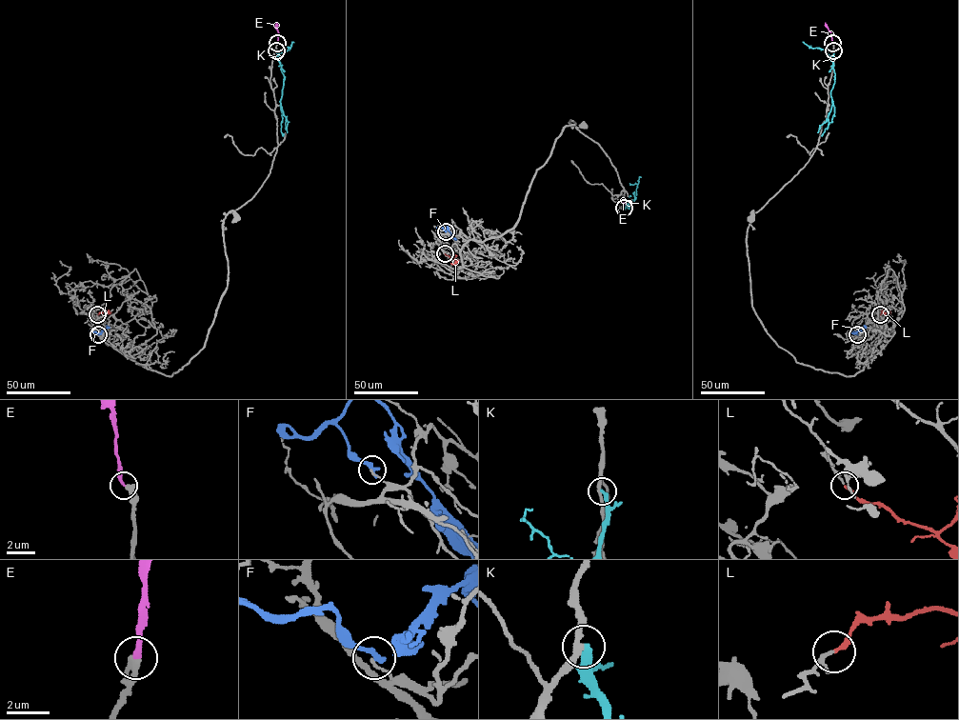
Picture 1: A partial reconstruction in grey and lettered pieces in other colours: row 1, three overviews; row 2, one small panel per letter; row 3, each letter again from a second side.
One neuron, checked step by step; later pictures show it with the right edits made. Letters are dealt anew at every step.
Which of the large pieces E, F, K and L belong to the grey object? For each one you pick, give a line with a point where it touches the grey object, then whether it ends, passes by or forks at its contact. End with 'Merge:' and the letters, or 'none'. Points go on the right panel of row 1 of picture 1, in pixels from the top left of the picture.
E: (832, 43) | it ends
L: (880, 314) | it ends
Merge: E, L

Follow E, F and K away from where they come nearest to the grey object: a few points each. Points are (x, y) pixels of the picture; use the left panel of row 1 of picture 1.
E: (277, 43), (276, 23)
F: (98, 334), (95, 331), (100, 333), (109, 327)
K: (276, 50), (284, 77), (280, 107), (283, 136)

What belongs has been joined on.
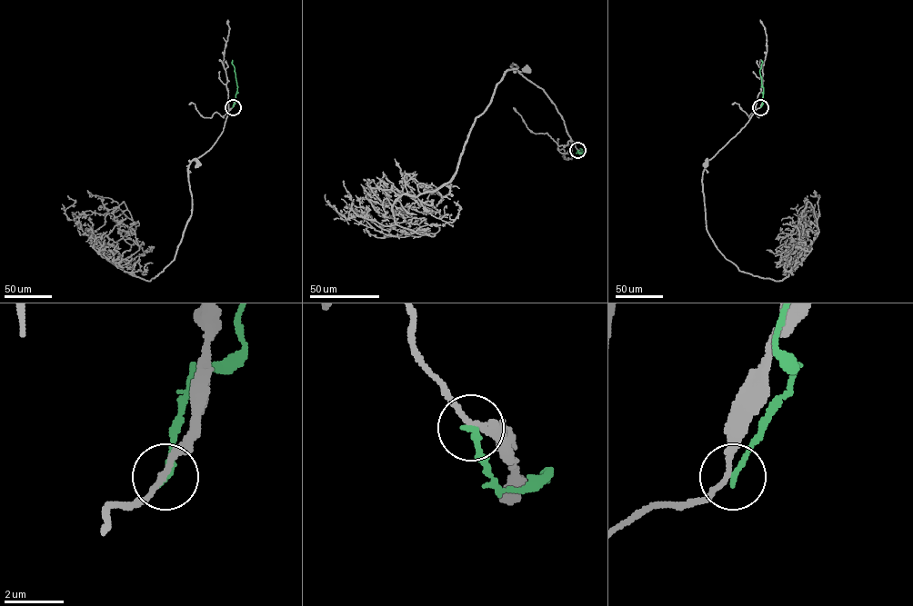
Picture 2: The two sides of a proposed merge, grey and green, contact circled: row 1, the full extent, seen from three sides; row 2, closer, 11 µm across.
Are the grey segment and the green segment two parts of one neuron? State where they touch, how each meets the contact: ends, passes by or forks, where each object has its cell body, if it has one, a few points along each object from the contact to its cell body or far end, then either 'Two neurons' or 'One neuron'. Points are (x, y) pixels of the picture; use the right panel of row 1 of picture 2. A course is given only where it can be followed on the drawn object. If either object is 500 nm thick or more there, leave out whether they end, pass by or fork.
Place: (760, 107). At the ring grey passes by. At the ring green ends. Soma of grey: (706, 164). Soma of green: none. Course of grey: (760, 107), (755, 110), (747, 123), (712, 157), (707, 158), (707, 163). Course of green: (760, 107), (764, 88), (759, 72), (761, 60). Two neurons

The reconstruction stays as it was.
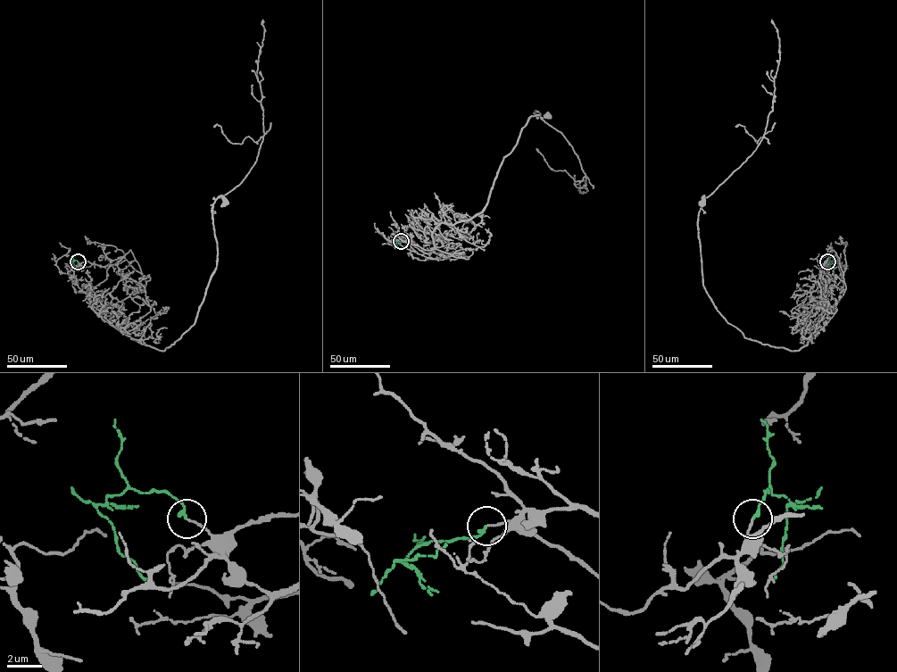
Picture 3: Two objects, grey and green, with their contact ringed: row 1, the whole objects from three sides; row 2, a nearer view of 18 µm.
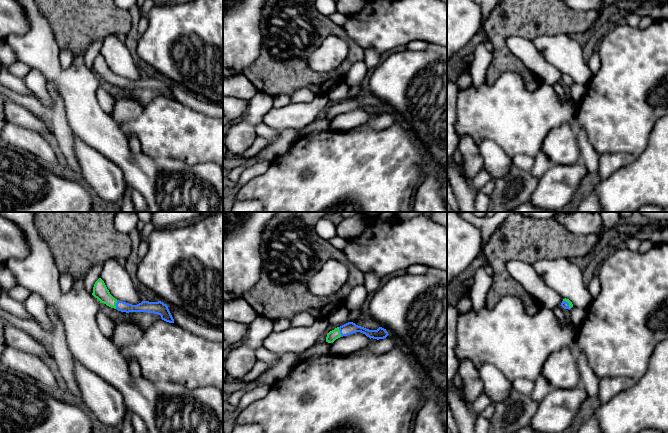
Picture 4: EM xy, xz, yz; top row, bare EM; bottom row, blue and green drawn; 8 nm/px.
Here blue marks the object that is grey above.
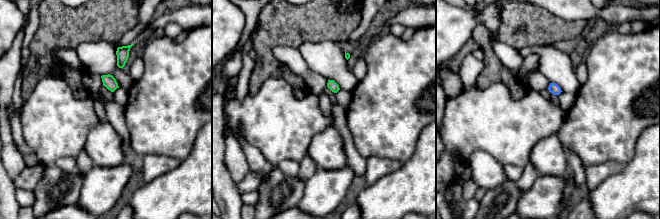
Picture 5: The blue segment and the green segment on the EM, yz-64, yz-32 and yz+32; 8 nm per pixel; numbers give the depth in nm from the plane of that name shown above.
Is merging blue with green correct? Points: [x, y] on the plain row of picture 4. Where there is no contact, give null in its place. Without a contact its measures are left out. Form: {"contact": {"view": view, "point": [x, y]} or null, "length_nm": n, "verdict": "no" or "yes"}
{"contact": {"view": "xz", "point": [340, 108]}, "length_nm": 80, "verdict": "yes"}

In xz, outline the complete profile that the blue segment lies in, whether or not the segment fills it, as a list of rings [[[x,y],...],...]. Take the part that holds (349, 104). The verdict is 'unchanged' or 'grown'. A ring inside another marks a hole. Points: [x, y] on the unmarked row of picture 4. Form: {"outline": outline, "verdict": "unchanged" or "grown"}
{"outline": [[[348,98],[340,103],[335,104],[327,110],[326,118],[333,119],[336,115],[347,112],[356,108],[365,110],[370,115],[384,115],[389,110],[386,105],[379,103],[377,106],[369,106],[364,103],[358,102],[353,98]]], "verdict": "grown"}

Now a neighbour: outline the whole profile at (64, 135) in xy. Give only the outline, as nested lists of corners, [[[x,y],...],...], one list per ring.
[[[47,83],[46,87],[53,101],[53,107],[51,109],[52,132],[70,168],[73,170],[74,174],[82,178],[81,170],[74,152],[75,134],[68,124],[63,99],[55,89],[53,83]]]

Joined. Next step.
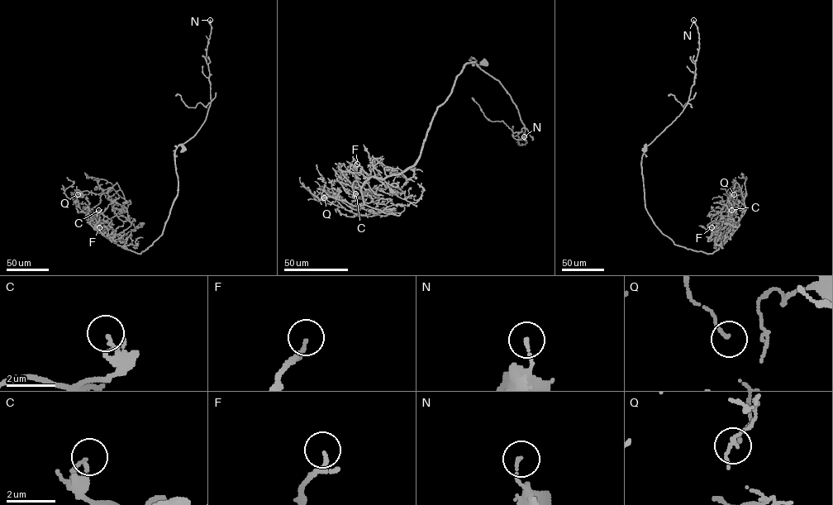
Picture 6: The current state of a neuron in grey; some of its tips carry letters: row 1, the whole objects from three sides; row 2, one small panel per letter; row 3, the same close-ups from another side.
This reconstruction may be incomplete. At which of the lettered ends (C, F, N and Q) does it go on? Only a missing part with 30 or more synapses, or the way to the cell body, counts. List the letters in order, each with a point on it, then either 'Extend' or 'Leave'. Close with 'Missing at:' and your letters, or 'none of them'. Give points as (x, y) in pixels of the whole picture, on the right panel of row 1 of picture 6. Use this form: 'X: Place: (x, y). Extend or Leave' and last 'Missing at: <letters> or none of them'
C: Place: (731, 210). Leave
F: Place: (711, 227). Extend
N: Place: (693, 20). Leave
Q: Place: (734, 194). Leave
Missing at: F

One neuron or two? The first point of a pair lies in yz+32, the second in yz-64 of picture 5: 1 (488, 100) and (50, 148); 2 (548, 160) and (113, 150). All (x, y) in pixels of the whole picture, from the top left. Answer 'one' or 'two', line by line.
1: one
2: one

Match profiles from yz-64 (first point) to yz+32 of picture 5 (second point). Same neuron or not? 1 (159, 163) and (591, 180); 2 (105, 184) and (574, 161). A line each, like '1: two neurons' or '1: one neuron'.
1: one neuron
2: two neurons

